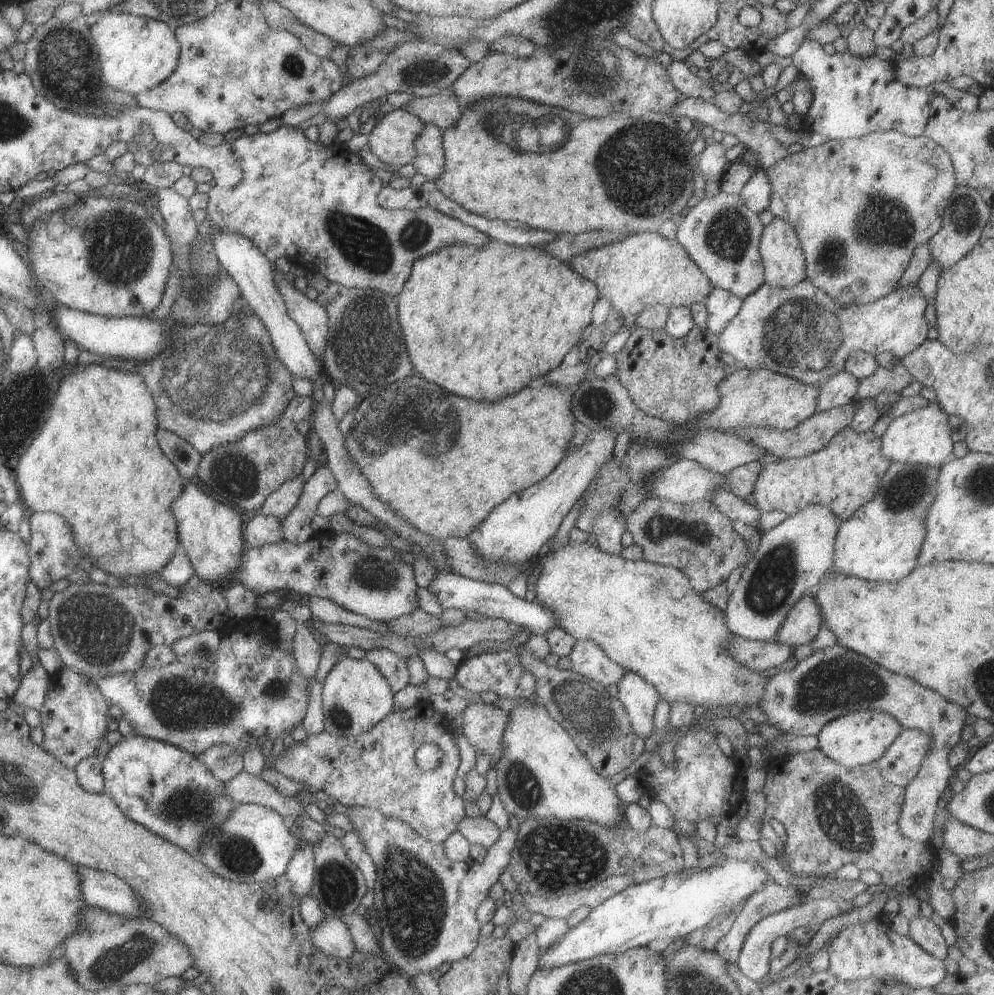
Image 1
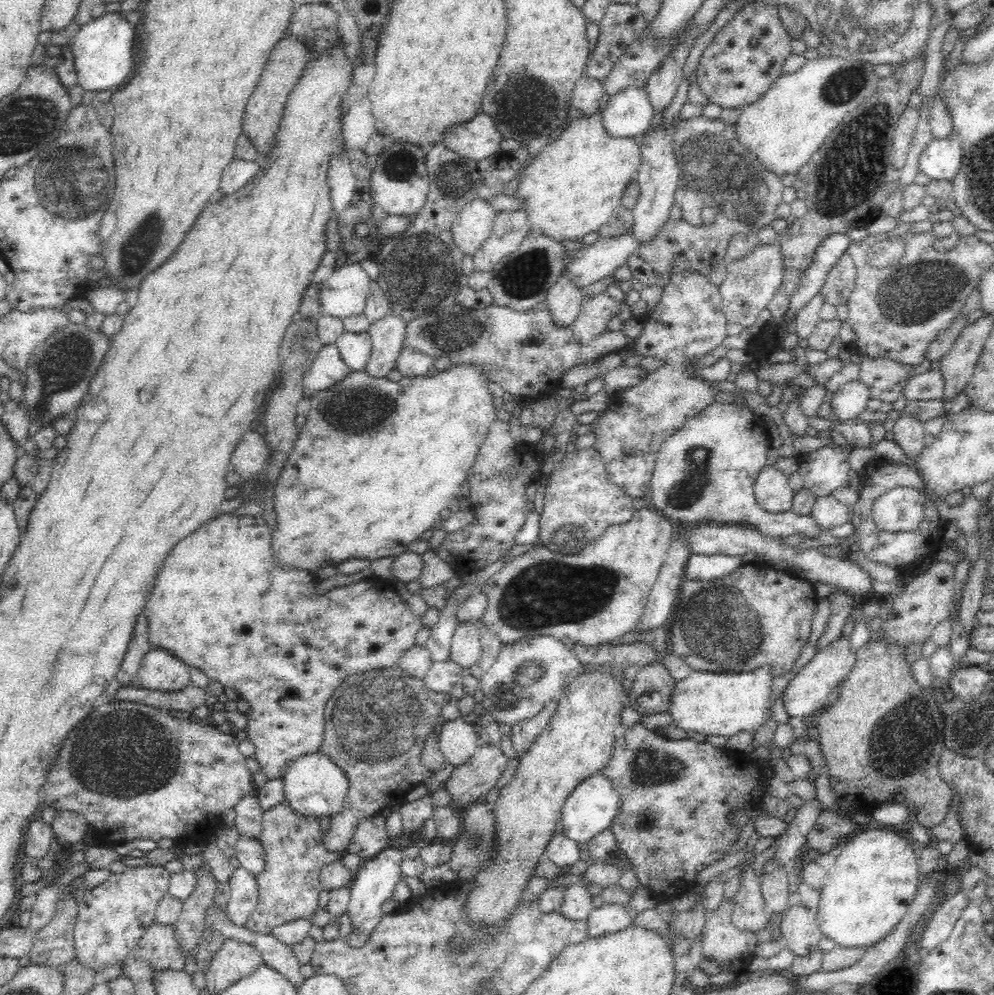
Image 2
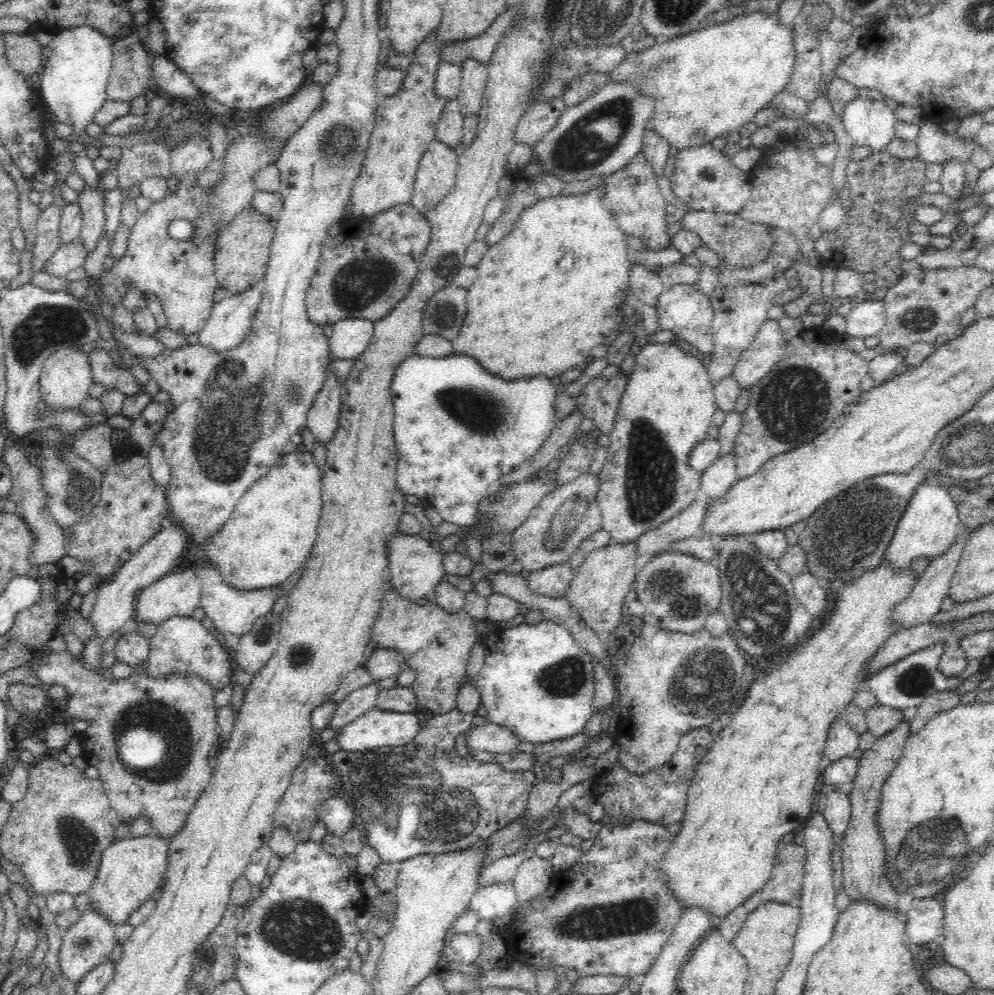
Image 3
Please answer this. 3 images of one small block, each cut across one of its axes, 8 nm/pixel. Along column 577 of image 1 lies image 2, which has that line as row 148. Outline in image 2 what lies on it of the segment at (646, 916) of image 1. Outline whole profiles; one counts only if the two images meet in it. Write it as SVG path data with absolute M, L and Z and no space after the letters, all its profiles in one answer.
M952 136L933 138L919 154L919 172L932 180L950 181L960 166L962 153L958 139Z

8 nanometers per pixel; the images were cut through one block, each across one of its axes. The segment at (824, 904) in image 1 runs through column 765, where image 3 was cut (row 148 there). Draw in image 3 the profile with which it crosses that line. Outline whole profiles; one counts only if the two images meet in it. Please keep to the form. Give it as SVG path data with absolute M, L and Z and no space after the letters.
M925 120L919 124L919 131L915 138L917 158L924 163L942 163L950 157L958 157L964 162L970 158L972 150L976 148L975 140L962 142L952 134L942 131L938 123Z

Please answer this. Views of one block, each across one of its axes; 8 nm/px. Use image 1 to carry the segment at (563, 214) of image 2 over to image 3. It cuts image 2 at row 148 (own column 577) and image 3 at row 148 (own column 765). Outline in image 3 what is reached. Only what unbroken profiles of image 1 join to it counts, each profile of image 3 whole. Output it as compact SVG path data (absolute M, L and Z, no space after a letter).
M756 10L756 12L748 12L748 14L742 14L724 22L724 24L716 24L716 26L710 26L710 28L704 28L702 32L698 30L676 36L672 39L659 40L651 48L636 52L636 60L634 60L634 53L630 52L624 62L620 66L616 66L615 70L610 73L610 78L613 80L627 80L627 82L635 82L635 86L639 86L645 94L652 96L654 99L654 110L647 127L658 131L658 134L665 138L671 146L681 149L687 146L698 146L703 142L711 142L716 136L728 135L732 130L738 130L744 123L750 122L754 119L754 115L759 110L768 109L768 104L774 100L779 93L790 83L794 73L794 64L796 62L796 47L794 47L794 31L792 31L792 25L783 24L780 21L777 12L774 14L765 14L762 10Z

